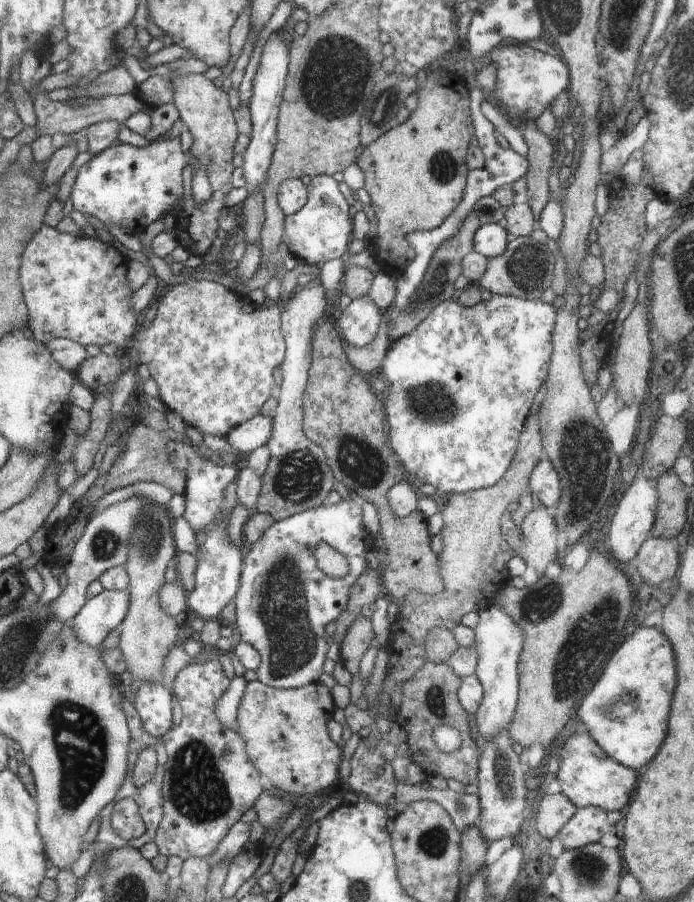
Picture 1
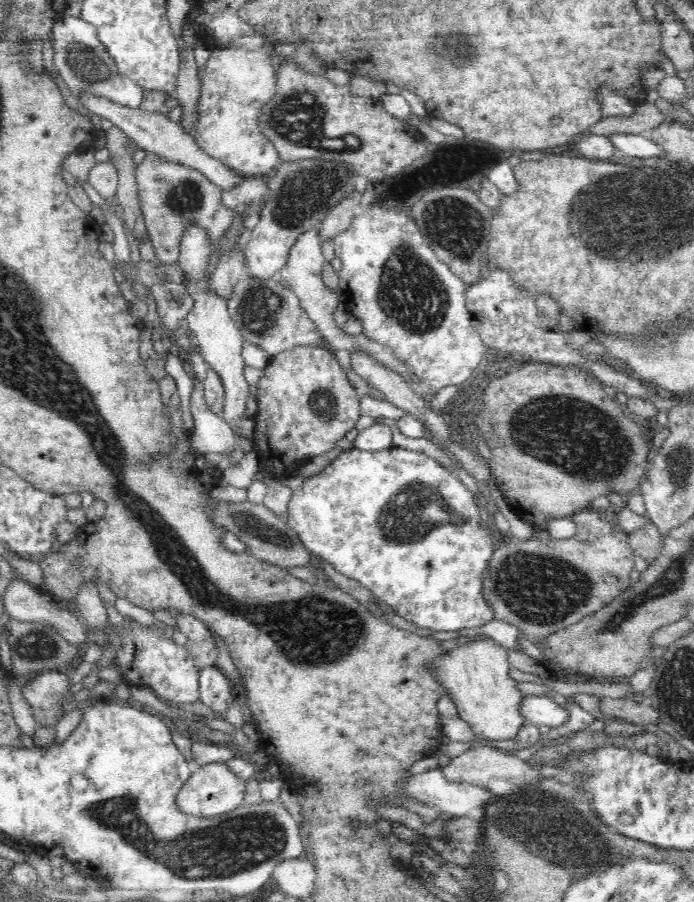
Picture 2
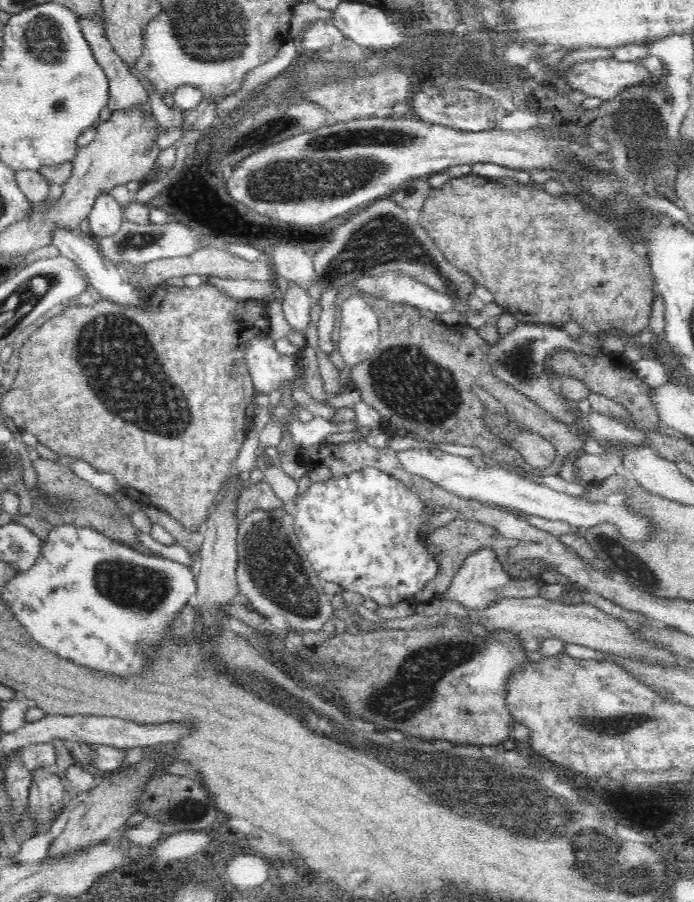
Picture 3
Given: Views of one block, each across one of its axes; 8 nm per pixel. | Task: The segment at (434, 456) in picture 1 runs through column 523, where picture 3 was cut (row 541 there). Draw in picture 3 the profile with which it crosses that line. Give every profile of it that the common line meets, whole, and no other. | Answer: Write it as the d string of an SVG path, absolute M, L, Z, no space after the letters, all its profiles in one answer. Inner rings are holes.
M364 467L347 475L311 482L309 488L294 502L296 536L306 558L323 583L334 582L343 590L358 592L378 605L394 606L403 600L411 602L413 596L436 576L439 560L437 548L431 548L419 533L436 513L422 502L418 494L412 493L401 480L386 471Z

